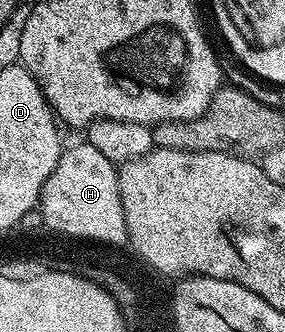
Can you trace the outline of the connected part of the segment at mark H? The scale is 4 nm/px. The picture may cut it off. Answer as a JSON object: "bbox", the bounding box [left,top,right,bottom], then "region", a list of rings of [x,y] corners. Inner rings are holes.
{"bbox":[37,142,128,244],"region":[[[86,142],[66,149],[60,156],[53,174],[45,178],[37,207],[44,215],[46,227],[61,236],[75,236],[102,244],[128,243],[125,212],[121,206],[119,168],[101,150]]]}

